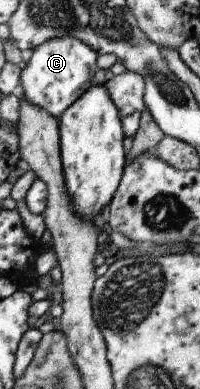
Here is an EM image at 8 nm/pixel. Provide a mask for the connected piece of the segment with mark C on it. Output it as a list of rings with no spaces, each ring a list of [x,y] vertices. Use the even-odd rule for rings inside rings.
[[[76,37],[50,38],[33,49],[26,59],[26,66],[20,75],[20,93],[30,104],[36,104],[48,114],[58,117],[93,85],[92,80],[98,70],[98,56],[97,51]]]

